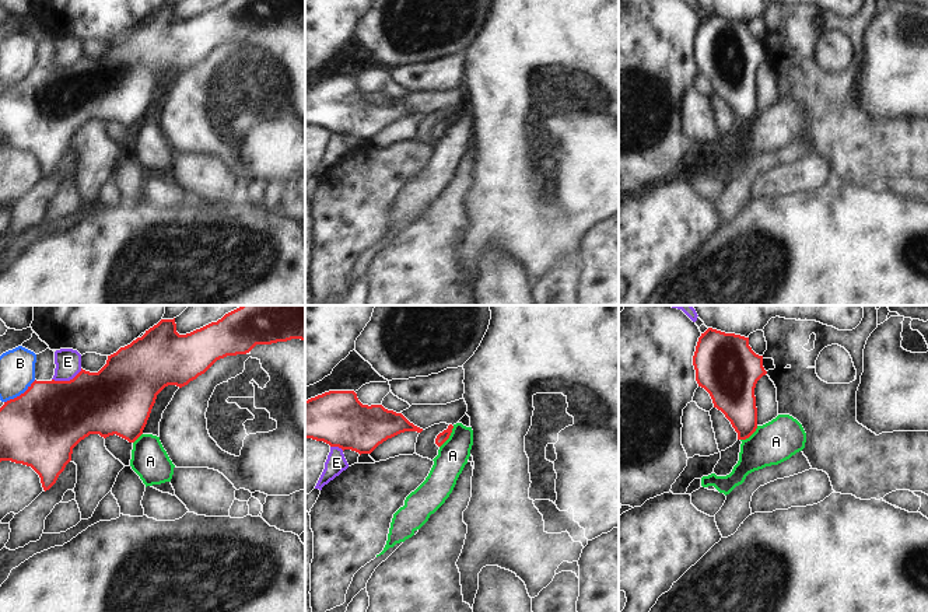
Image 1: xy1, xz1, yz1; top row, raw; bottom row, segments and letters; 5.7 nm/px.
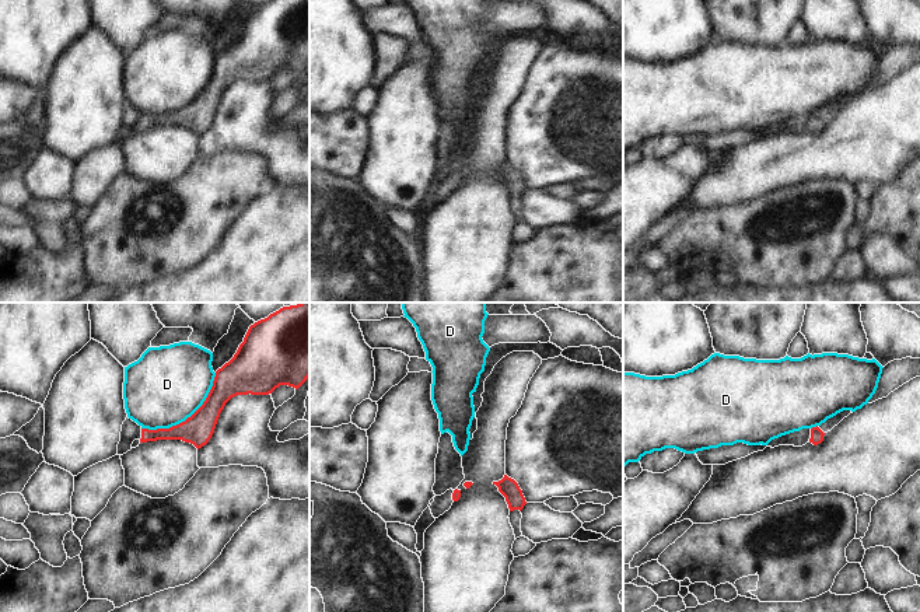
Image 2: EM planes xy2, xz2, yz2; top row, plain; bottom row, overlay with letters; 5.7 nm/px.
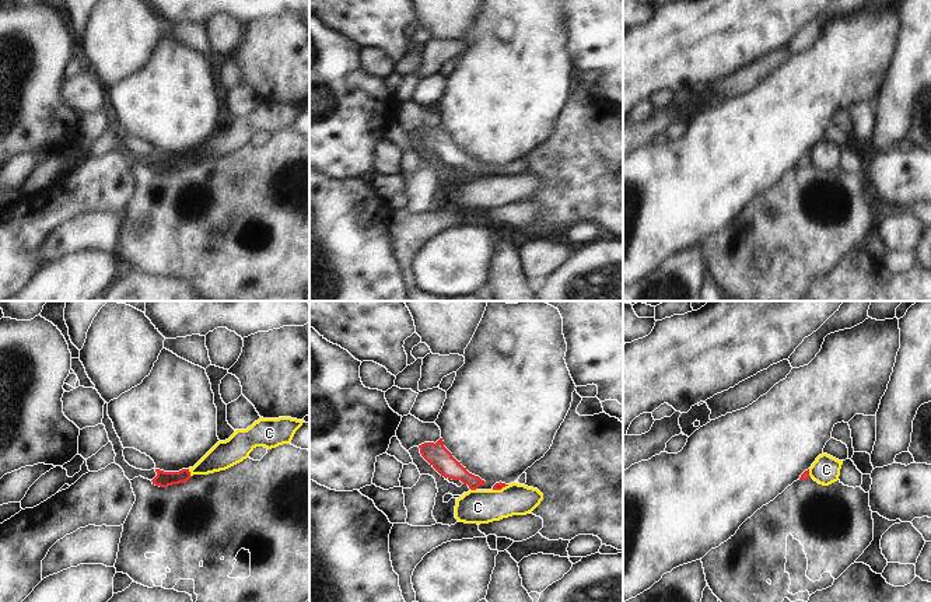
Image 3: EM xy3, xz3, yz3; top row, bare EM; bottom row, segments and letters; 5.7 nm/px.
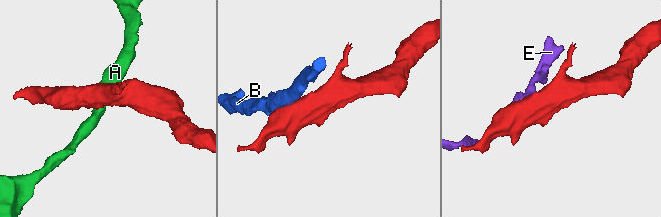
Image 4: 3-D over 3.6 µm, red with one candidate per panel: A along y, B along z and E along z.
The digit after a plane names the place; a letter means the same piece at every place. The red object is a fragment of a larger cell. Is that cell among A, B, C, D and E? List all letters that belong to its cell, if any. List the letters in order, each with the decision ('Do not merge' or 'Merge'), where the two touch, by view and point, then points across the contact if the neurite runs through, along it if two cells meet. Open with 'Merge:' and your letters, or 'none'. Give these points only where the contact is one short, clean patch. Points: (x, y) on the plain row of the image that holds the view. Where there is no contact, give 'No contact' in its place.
Merge: none
A: Do not merge. Touches red at xz1 (448, 123). Boundary: xz1 (454, 112), (450, 123), (440, 133)
B: Do not merge. Touches red at xy1 (21, 80). Boundary: xy1 (35, 66), (23, 79), (4, 88)
C: Do not merge. Touches red at xy3 (189, 160)
D: Do not merge. Touches red at xy2 (188, 104)
E: Do not merge. Touches red at xy1 (66, 67)

